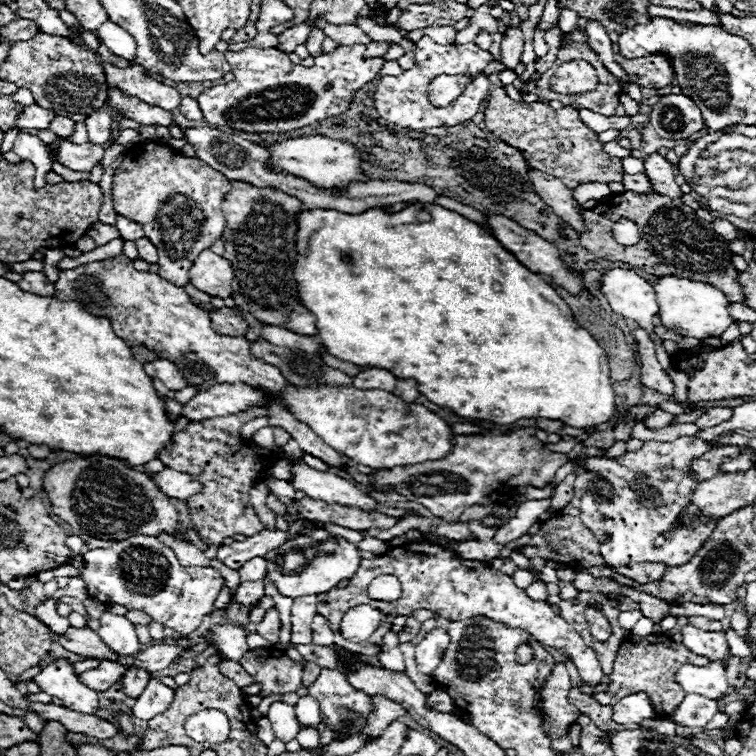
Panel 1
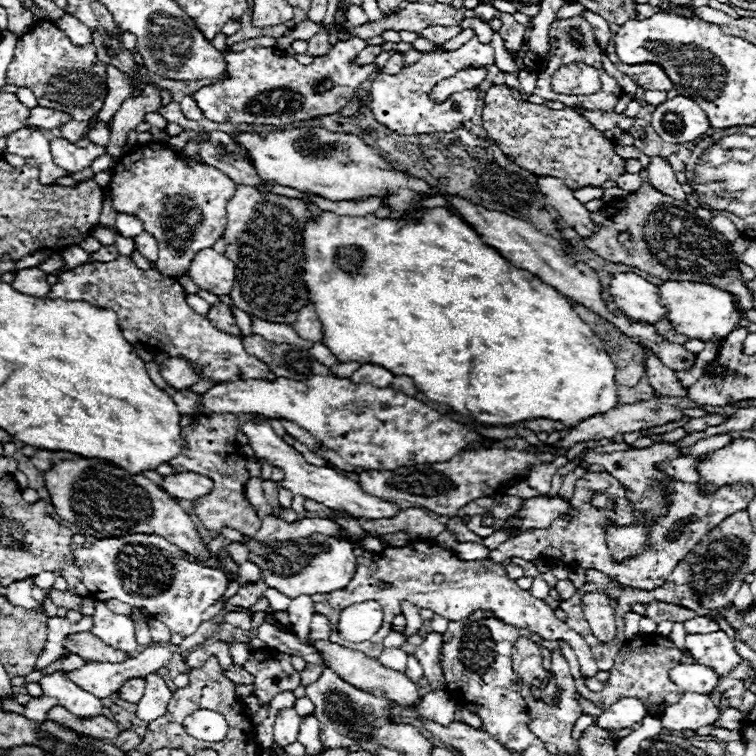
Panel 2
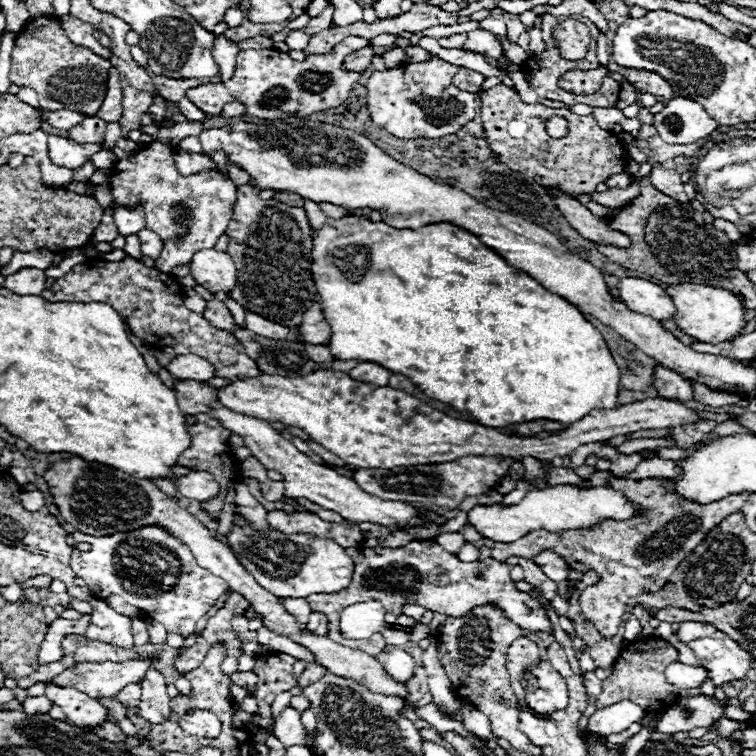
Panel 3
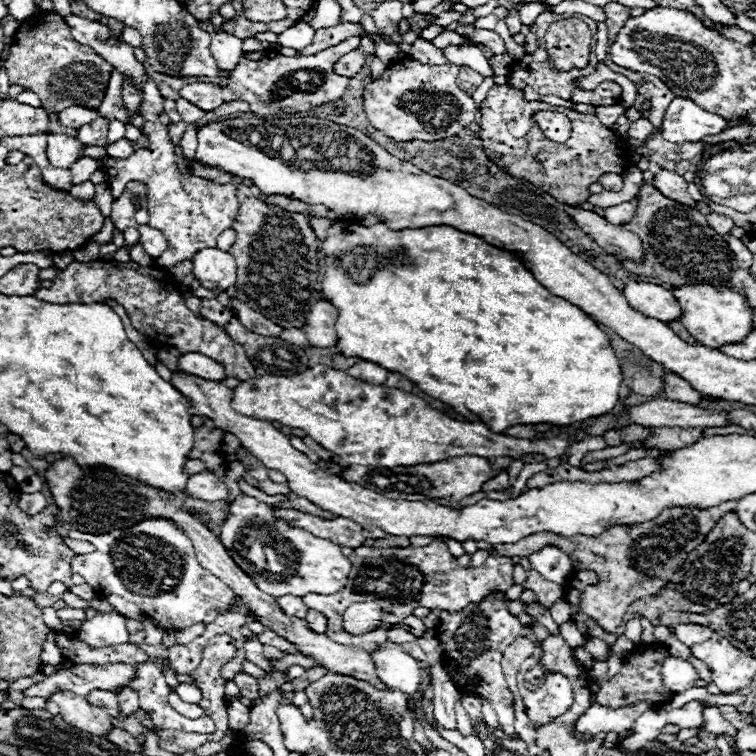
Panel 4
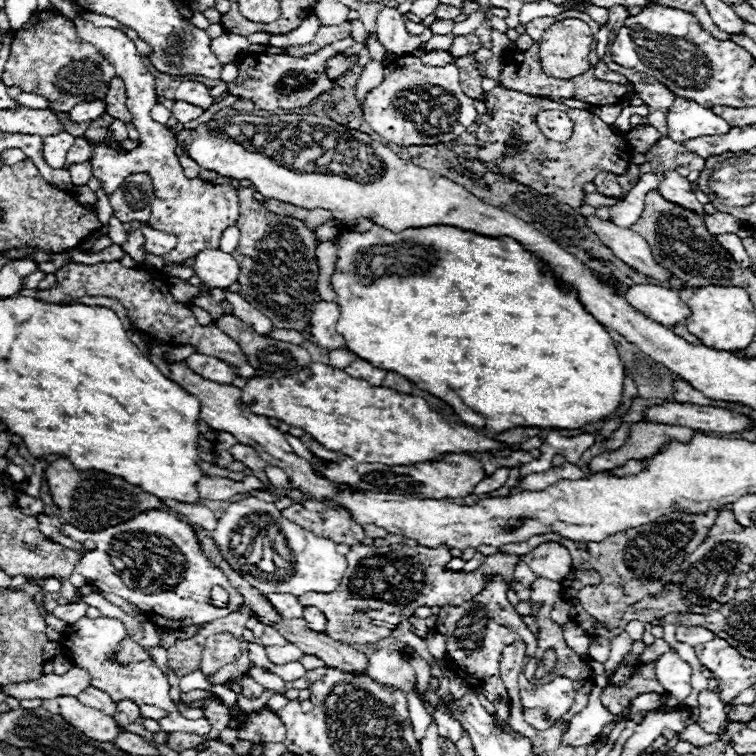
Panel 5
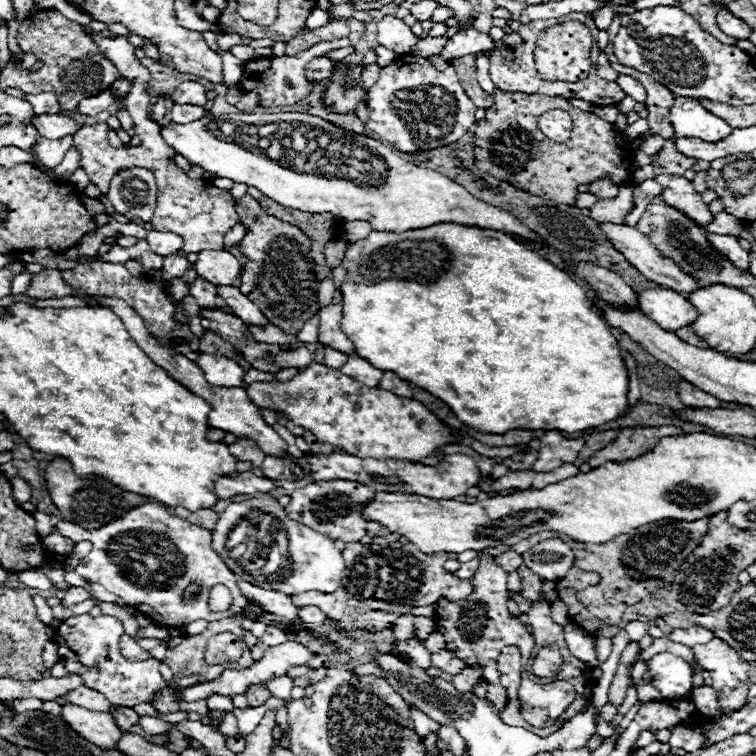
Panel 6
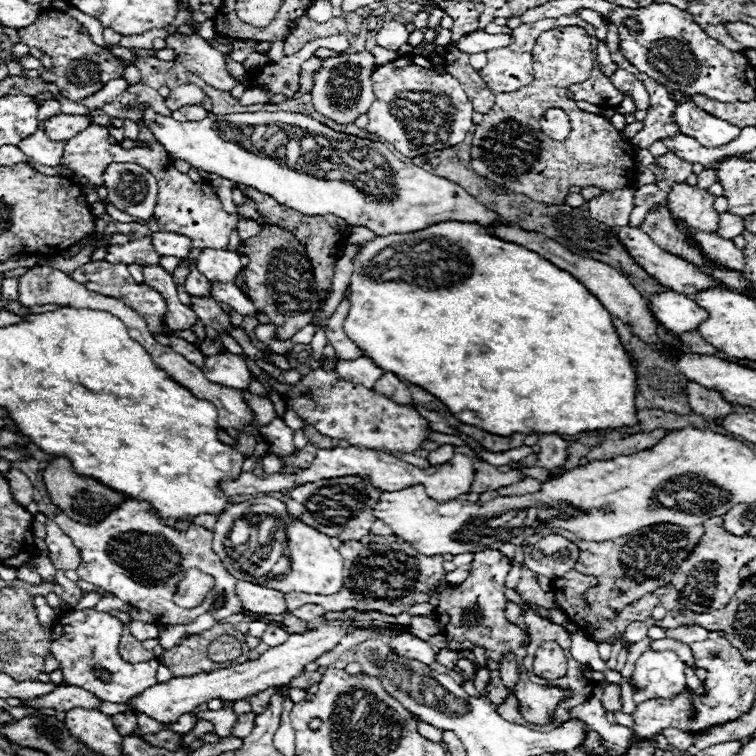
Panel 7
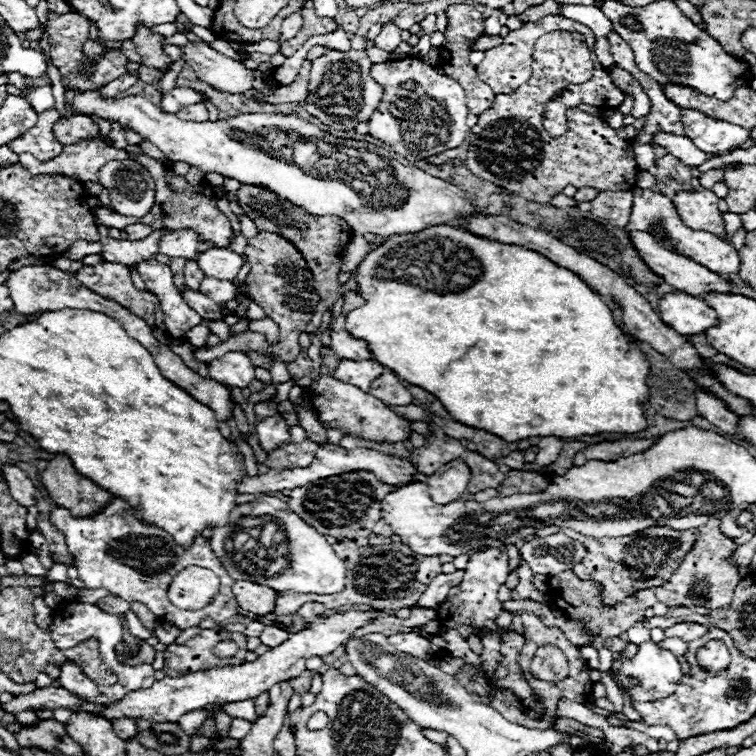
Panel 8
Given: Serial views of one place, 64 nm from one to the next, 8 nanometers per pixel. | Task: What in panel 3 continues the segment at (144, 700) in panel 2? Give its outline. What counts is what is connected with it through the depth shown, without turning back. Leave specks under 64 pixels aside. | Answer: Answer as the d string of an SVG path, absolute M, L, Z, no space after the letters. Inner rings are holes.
M150 668L140 682L142 696L138 705L139 715L148 722L164 722L170 714L170 696L166 694L164 676Z

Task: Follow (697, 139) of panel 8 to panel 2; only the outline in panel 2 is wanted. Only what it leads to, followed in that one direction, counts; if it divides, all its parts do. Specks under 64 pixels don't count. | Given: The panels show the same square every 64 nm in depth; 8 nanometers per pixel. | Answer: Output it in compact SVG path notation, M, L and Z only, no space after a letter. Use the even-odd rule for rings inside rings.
M674 96L658 104L652 112L650 124L660 138L670 144L692 142L710 130L710 122L702 108L686 96Z

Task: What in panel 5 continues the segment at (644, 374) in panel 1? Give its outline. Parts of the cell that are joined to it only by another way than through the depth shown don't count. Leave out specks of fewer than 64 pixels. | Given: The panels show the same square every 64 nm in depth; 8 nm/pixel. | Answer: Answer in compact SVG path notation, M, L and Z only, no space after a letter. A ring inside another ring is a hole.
M674 378L672 382L674 388L674 400L676 402L694 402L694 404L702 404L702 406L710 406L710 398L706 398L702 392L694 390L688 382L684 382L682 378Z

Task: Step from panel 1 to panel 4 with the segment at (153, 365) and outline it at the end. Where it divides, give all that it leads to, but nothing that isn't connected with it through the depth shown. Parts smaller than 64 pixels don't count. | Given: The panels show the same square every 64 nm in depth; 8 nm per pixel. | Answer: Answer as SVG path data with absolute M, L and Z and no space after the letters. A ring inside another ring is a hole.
M184 354L184 356L180 356L176 370L184 372L184 374L190 374L190 376L204 378L204 380L214 380L214 382L222 380L226 376L222 366L218 366L218 362L202 356L202 354Z

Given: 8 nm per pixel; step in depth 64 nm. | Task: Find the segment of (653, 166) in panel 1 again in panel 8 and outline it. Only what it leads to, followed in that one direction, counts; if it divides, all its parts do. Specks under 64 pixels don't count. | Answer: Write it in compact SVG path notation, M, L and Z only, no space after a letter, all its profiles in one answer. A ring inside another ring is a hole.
M682 190L674 196L674 208L682 222L694 230L710 230L724 238L724 220L718 210L718 198L710 190Z

